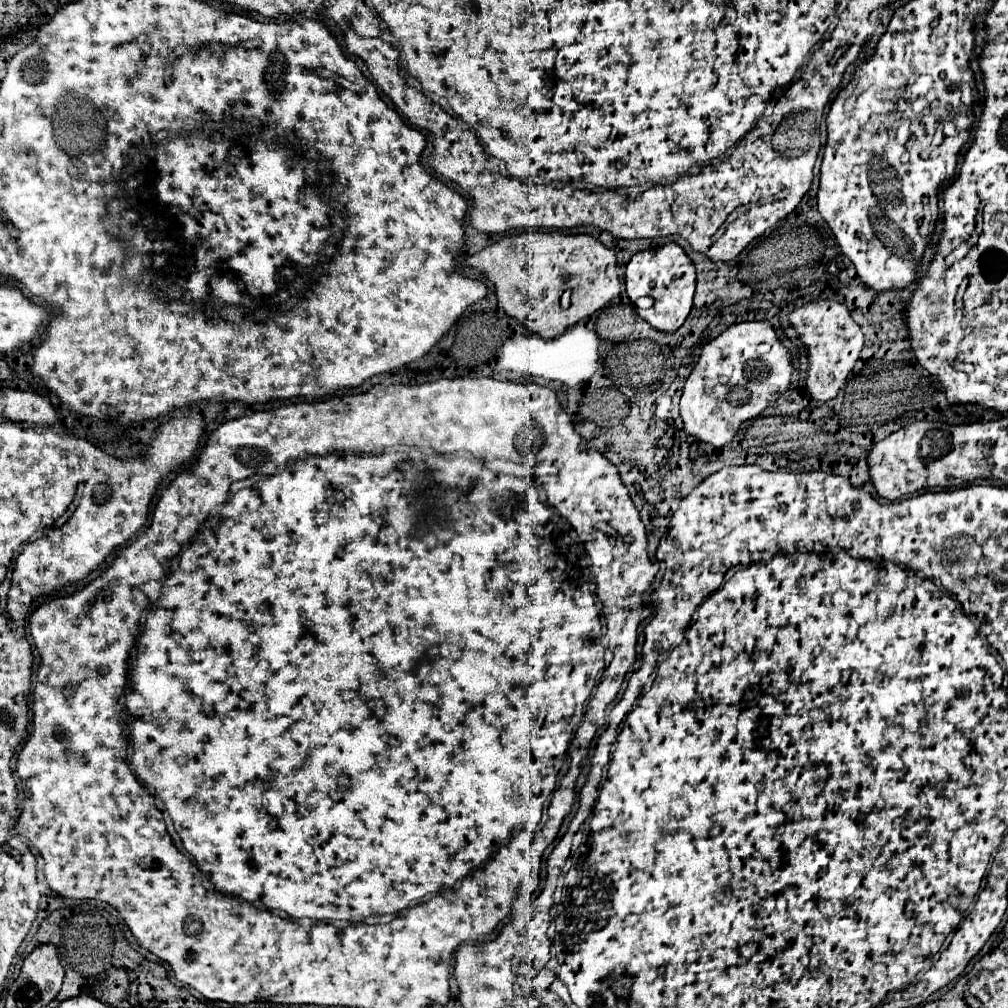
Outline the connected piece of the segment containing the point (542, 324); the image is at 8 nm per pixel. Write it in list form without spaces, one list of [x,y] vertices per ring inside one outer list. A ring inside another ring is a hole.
[[[535,230],[510,235],[466,257],[462,265],[478,269],[490,283],[494,283],[494,293],[504,313],[524,323],[540,337],[562,335],[568,327],[584,317],[590,317],[620,293],[614,251],[583,233]],[[566,273],[570,279],[564,279]],[[566,289],[572,291],[572,303],[566,311],[562,311],[560,295]]]

